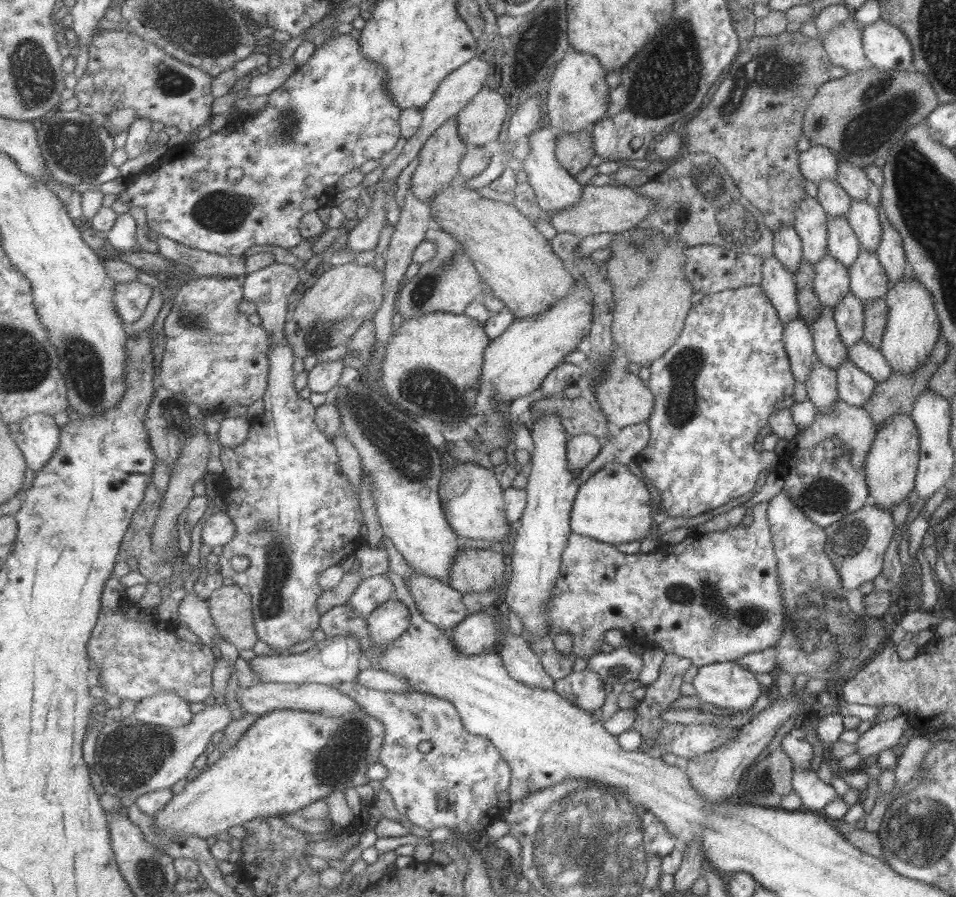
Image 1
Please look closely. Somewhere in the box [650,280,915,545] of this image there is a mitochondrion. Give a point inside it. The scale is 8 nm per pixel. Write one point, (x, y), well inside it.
(682, 407)

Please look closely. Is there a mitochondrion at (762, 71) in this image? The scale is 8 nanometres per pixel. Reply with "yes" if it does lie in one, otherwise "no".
yes

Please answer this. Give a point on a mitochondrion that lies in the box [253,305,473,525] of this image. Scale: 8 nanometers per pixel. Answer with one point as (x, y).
(397, 442)

